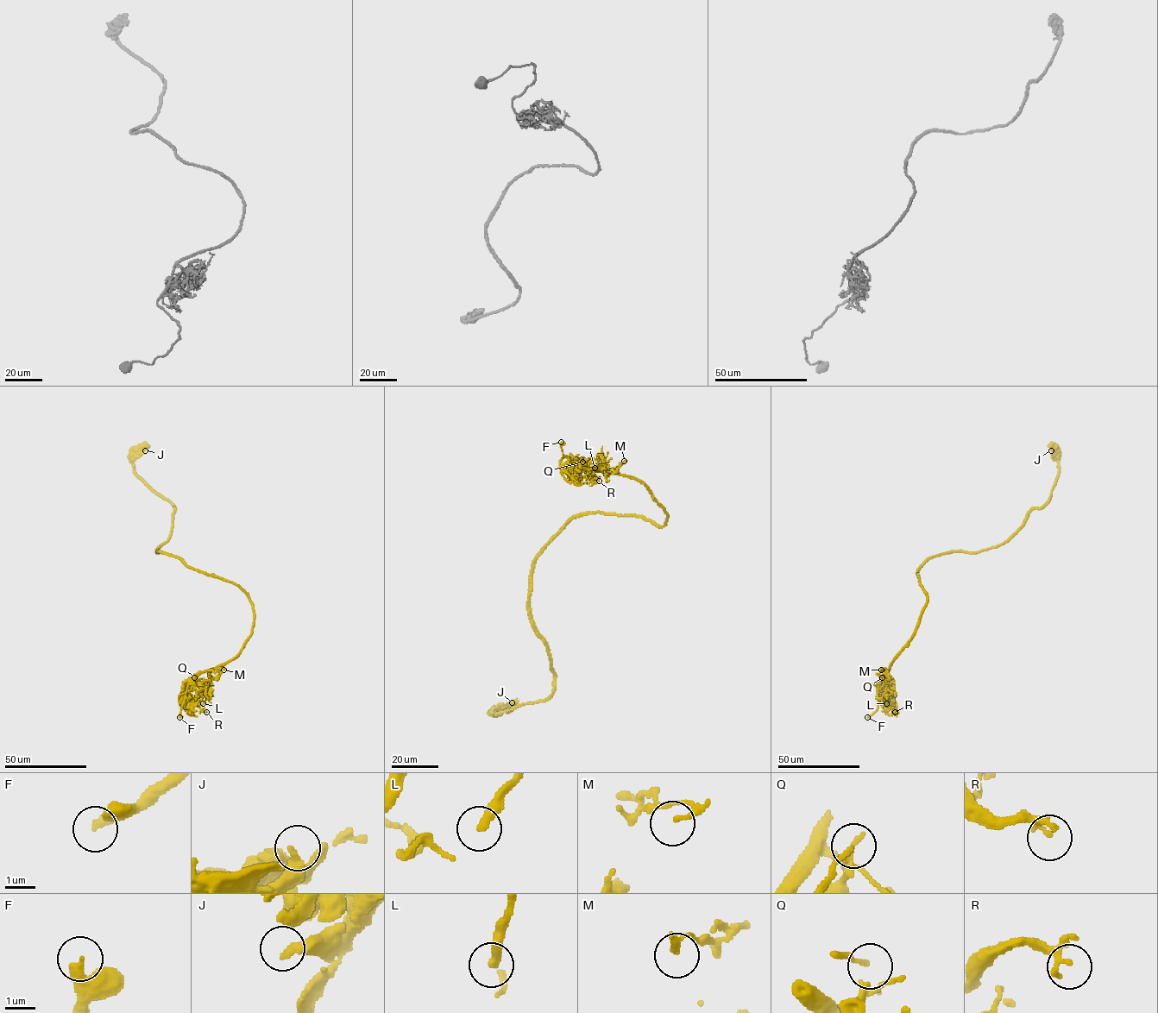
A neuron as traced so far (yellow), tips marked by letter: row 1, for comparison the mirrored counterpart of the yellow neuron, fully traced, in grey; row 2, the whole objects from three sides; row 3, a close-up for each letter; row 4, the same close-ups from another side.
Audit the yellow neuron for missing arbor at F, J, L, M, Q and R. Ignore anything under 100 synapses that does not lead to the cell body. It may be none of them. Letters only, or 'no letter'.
F

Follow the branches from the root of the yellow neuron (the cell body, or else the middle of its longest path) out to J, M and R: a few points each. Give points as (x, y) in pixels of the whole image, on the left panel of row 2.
J: (192, 568), (177, 557), (158, 552), (171, 534), (174, 507), (135, 472), (133, 459), (145, 450)
M: (192, 568), (236, 584), (252, 607), (242, 651), (197, 682), (204, 686), (212, 670), (223, 670)
R: (192, 568), (236, 584), (254, 613), (251, 634), (238, 654), (183, 683), (191, 704), (206, 712)

